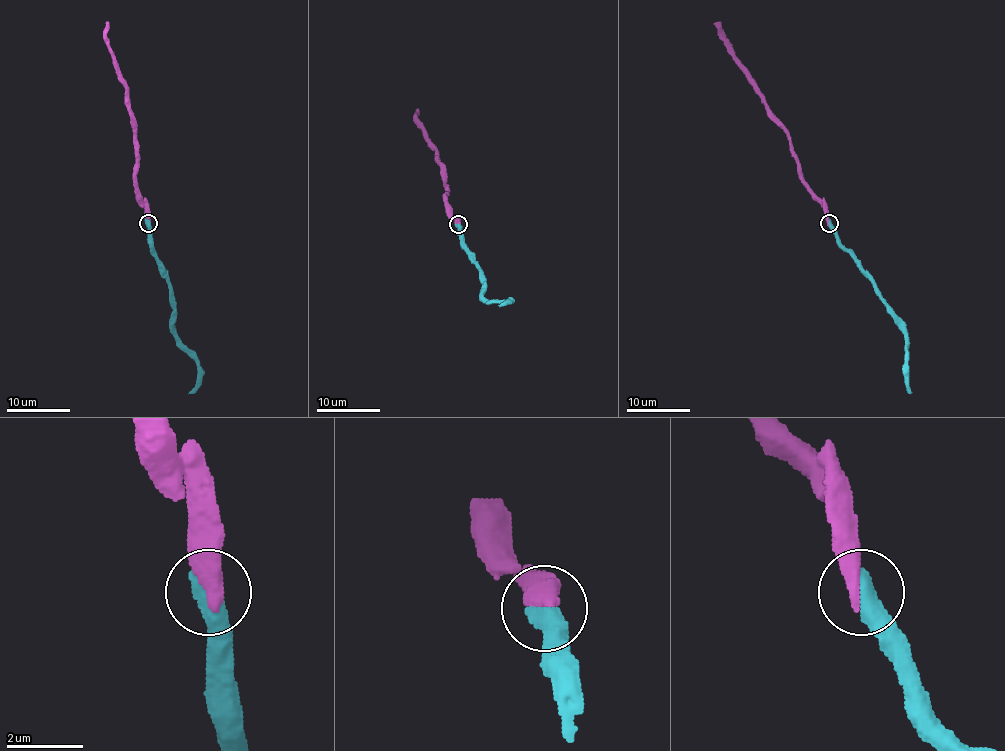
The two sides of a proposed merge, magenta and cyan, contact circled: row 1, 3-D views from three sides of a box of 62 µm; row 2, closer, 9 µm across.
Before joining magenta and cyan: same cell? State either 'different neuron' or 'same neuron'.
same neuron

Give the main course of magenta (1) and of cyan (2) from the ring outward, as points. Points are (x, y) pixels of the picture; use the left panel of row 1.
1: (147, 222), (147, 206), (138, 192), (136, 179), (136, 128), (128, 87), (106, 36), (109, 22)
2: (147, 222), (147, 243), (169, 284), (173, 330), (198, 372), (198, 384), (188, 394)

